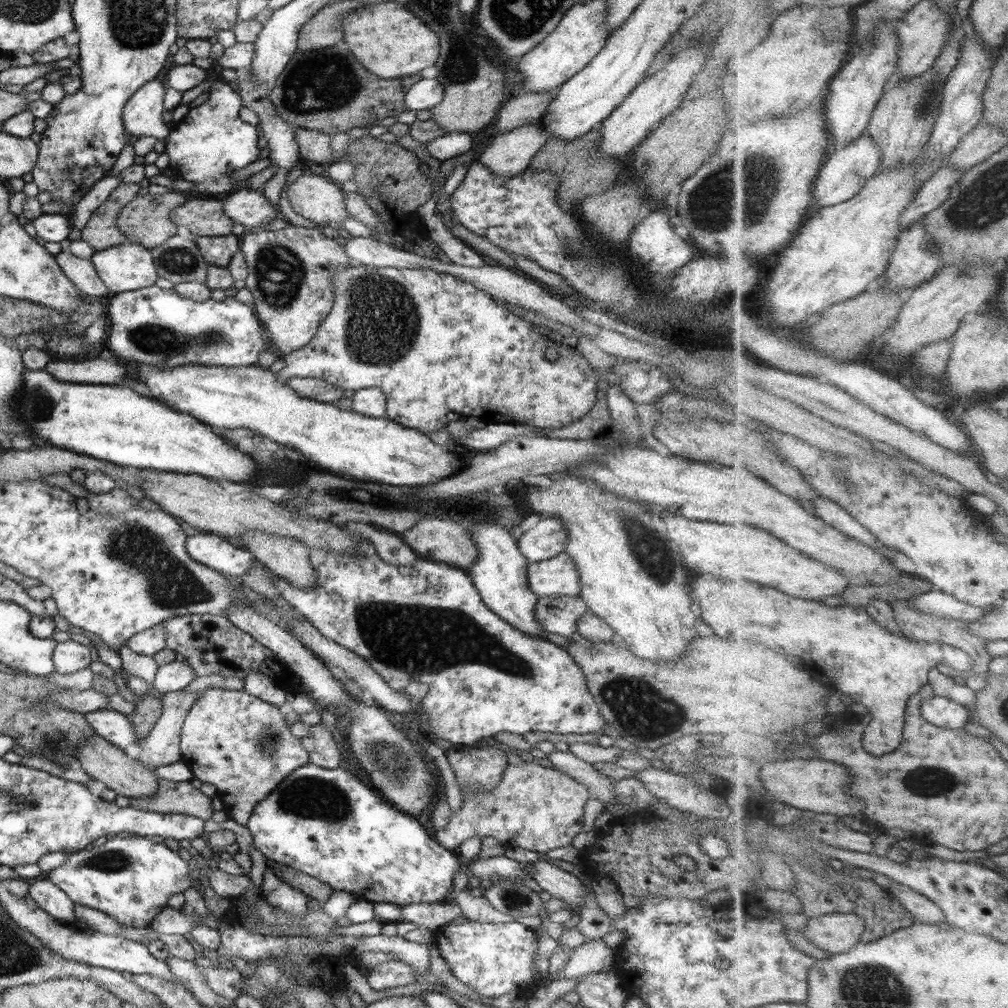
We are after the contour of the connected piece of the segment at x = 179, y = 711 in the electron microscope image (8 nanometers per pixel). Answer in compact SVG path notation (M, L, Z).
M176 691L160 695L160 699L163 702L162 714L159 716L156 725L154 725L148 736L139 742L138 748L140 748L140 755L136 758L137 761L140 760L144 766L155 769L159 766L166 766L182 760L183 756L179 747L181 729L185 716L197 698L198 693L196 692Z

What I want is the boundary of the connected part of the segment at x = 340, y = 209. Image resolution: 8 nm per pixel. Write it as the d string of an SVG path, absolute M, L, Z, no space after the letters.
M304 172L286 189L292 208L318 225L342 226L349 217L341 185Z

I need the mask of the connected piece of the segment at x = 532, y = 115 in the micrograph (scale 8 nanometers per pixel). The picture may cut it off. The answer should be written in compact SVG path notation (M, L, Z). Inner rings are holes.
M557 91L521 92L520 95L506 101L496 114L495 131L511 131L521 126L539 123L547 113L549 104L554 100Z

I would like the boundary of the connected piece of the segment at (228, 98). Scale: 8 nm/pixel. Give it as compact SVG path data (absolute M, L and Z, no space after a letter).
M220 82L210 86L208 91L192 104L186 118L174 124L165 140L165 152L169 156L168 168L176 179L194 182L194 190L201 196L231 194L240 188L242 180L234 178L236 170L246 168L258 159L260 150L256 144L256 125L240 119L242 99L233 84Z

